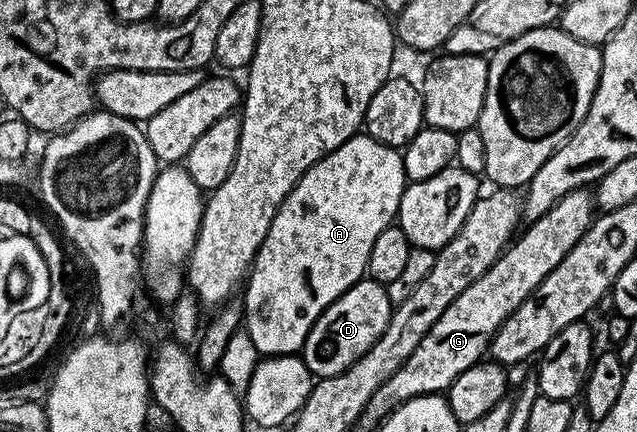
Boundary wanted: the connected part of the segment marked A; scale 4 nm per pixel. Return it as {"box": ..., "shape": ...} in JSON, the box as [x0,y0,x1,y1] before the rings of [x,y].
{"box":[243,132,407,355],"shape":[[[358,132],[325,158],[320,158],[285,197],[247,275],[243,297],[243,330],[254,341],[258,355],[296,355],[315,320],[339,296],[366,277],[375,236],[394,225],[407,185],[402,151],[379,144]]]}

